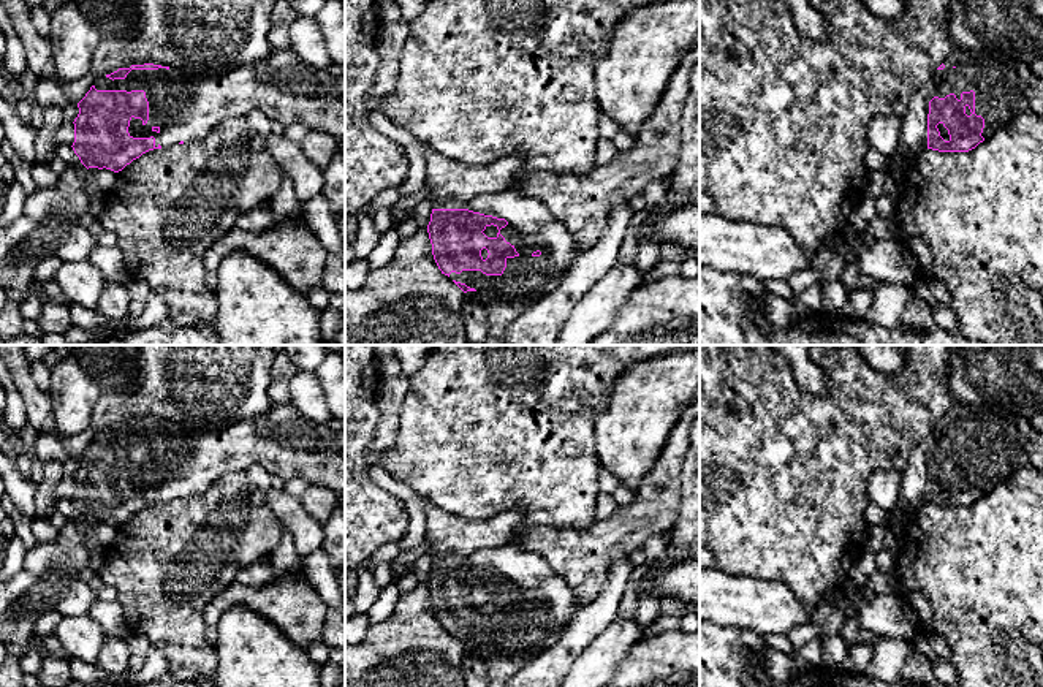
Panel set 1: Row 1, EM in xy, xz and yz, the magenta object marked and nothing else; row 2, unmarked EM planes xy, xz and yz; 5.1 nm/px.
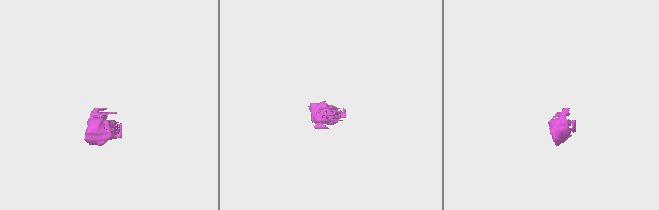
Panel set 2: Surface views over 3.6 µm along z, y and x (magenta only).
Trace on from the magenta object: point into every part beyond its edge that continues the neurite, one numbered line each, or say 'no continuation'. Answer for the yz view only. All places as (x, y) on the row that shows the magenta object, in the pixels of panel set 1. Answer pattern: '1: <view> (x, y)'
1: yz (999, 81)

